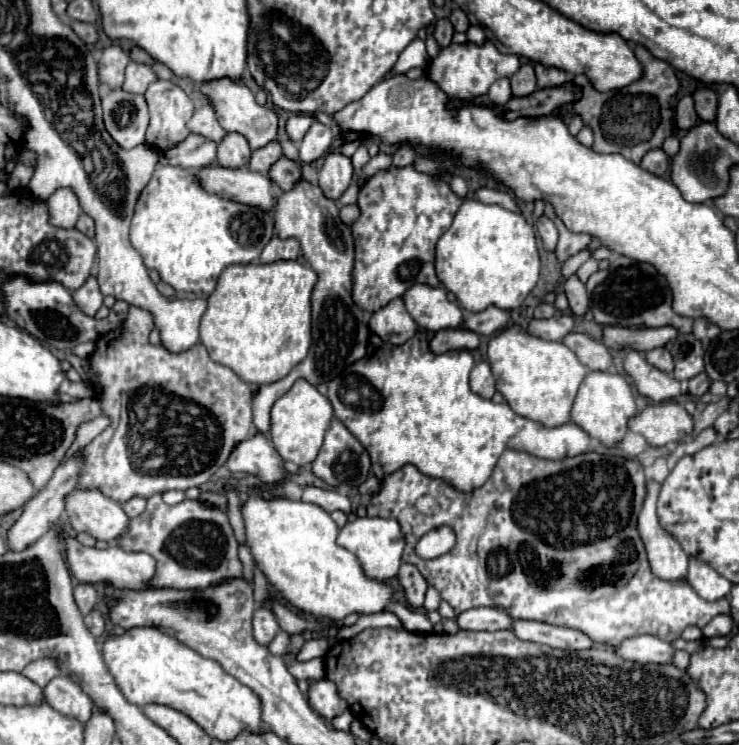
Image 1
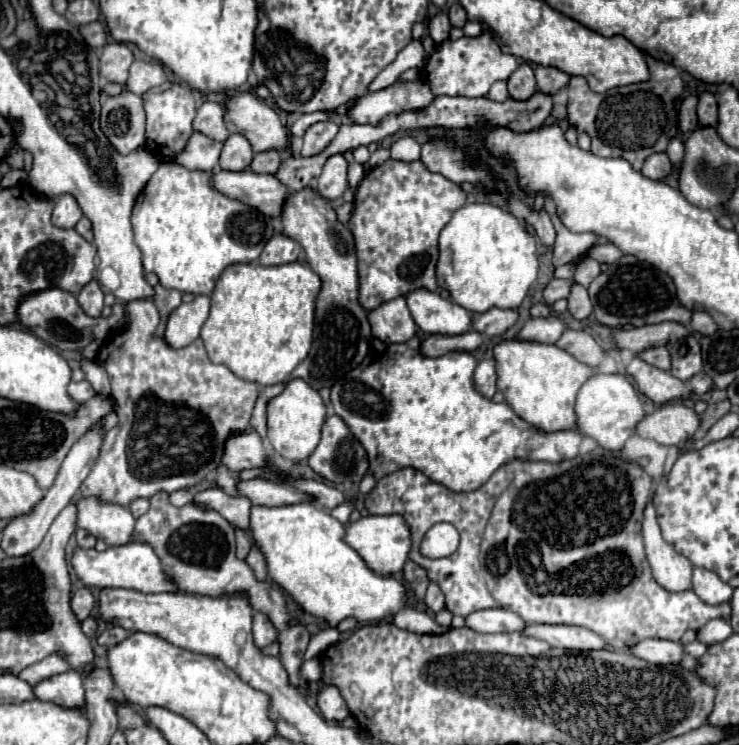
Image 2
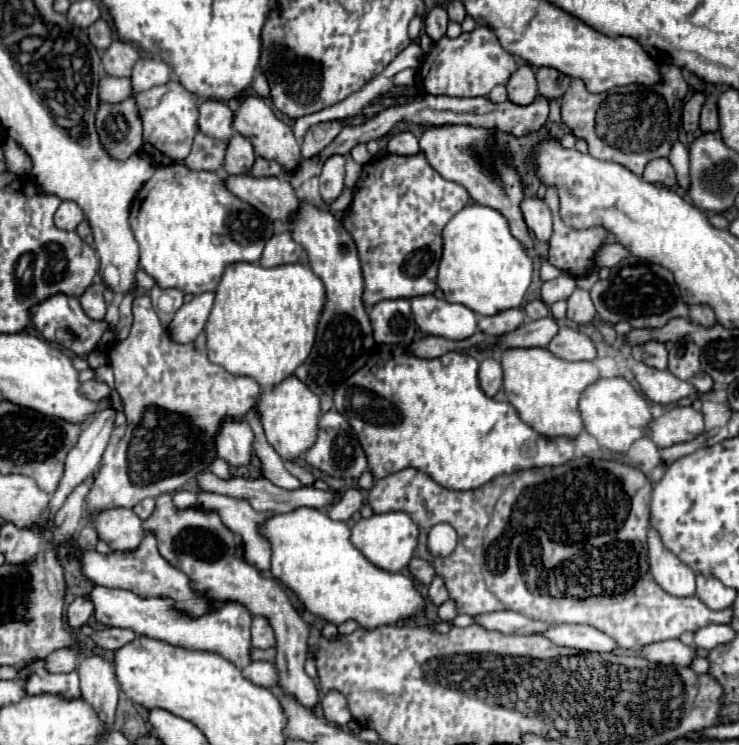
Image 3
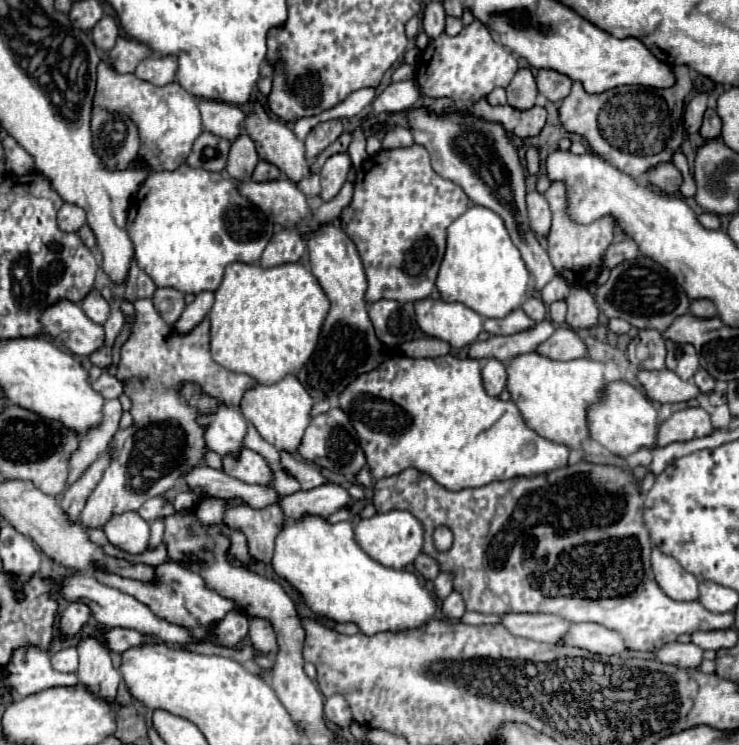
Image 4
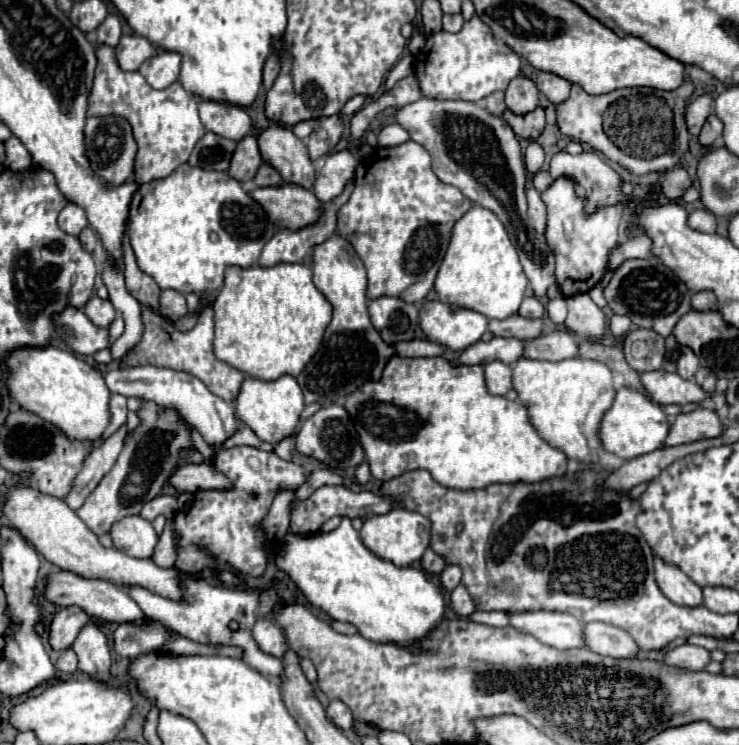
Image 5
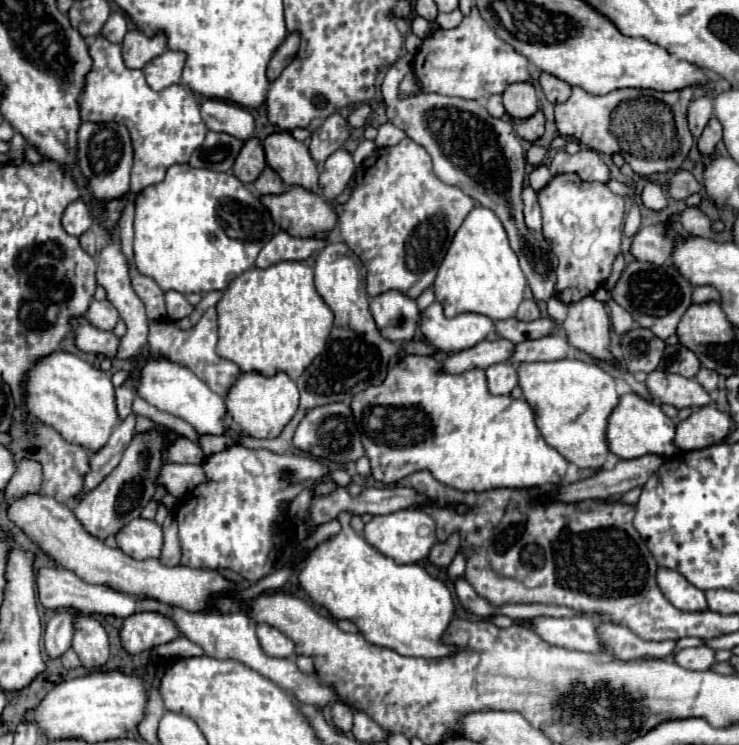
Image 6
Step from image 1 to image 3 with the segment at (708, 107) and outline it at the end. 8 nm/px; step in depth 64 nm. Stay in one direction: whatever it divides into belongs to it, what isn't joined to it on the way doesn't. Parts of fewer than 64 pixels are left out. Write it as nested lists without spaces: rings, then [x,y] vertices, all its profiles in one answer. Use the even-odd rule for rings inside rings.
[[[706,100],[700,114],[700,130],[702,132],[716,132],[718,130],[718,108],[716,102]]]

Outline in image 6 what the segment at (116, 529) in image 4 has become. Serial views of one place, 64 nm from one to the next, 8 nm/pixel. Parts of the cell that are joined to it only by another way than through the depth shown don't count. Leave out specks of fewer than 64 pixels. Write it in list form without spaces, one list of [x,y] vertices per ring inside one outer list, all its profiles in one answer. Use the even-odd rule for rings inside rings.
[[[134,518],[134,522],[128,522],[118,534],[116,534],[118,548],[136,558],[158,558],[162,550],[162,528],[154,520],[146,518]]]

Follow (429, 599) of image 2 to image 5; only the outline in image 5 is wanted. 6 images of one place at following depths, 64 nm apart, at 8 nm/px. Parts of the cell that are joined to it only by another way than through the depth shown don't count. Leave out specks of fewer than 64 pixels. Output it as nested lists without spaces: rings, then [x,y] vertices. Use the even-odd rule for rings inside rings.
[[[446,566],[440,574],[440,584],[444,590],[452,592],[458,584],[460,584],[460,576],[462,576],[462,570],[458,566]]]

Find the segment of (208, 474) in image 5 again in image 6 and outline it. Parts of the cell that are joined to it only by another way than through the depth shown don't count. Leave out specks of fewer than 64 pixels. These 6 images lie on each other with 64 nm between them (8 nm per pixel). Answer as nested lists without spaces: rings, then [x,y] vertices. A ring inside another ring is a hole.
[[[164,464],[158,484],[162,484],[178,500],[192,492],[198,484],[206,484],[206,472],[200,464]]]

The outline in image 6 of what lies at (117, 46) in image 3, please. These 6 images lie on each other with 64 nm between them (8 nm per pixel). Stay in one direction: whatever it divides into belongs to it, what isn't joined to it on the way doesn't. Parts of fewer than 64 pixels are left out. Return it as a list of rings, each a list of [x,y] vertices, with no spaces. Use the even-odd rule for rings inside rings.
[[[132,30],[122,40],[122,58],[130,68],[144,68],[146,62],[160,56],[166,50],[166,38],[148,38],[140,30]]]

